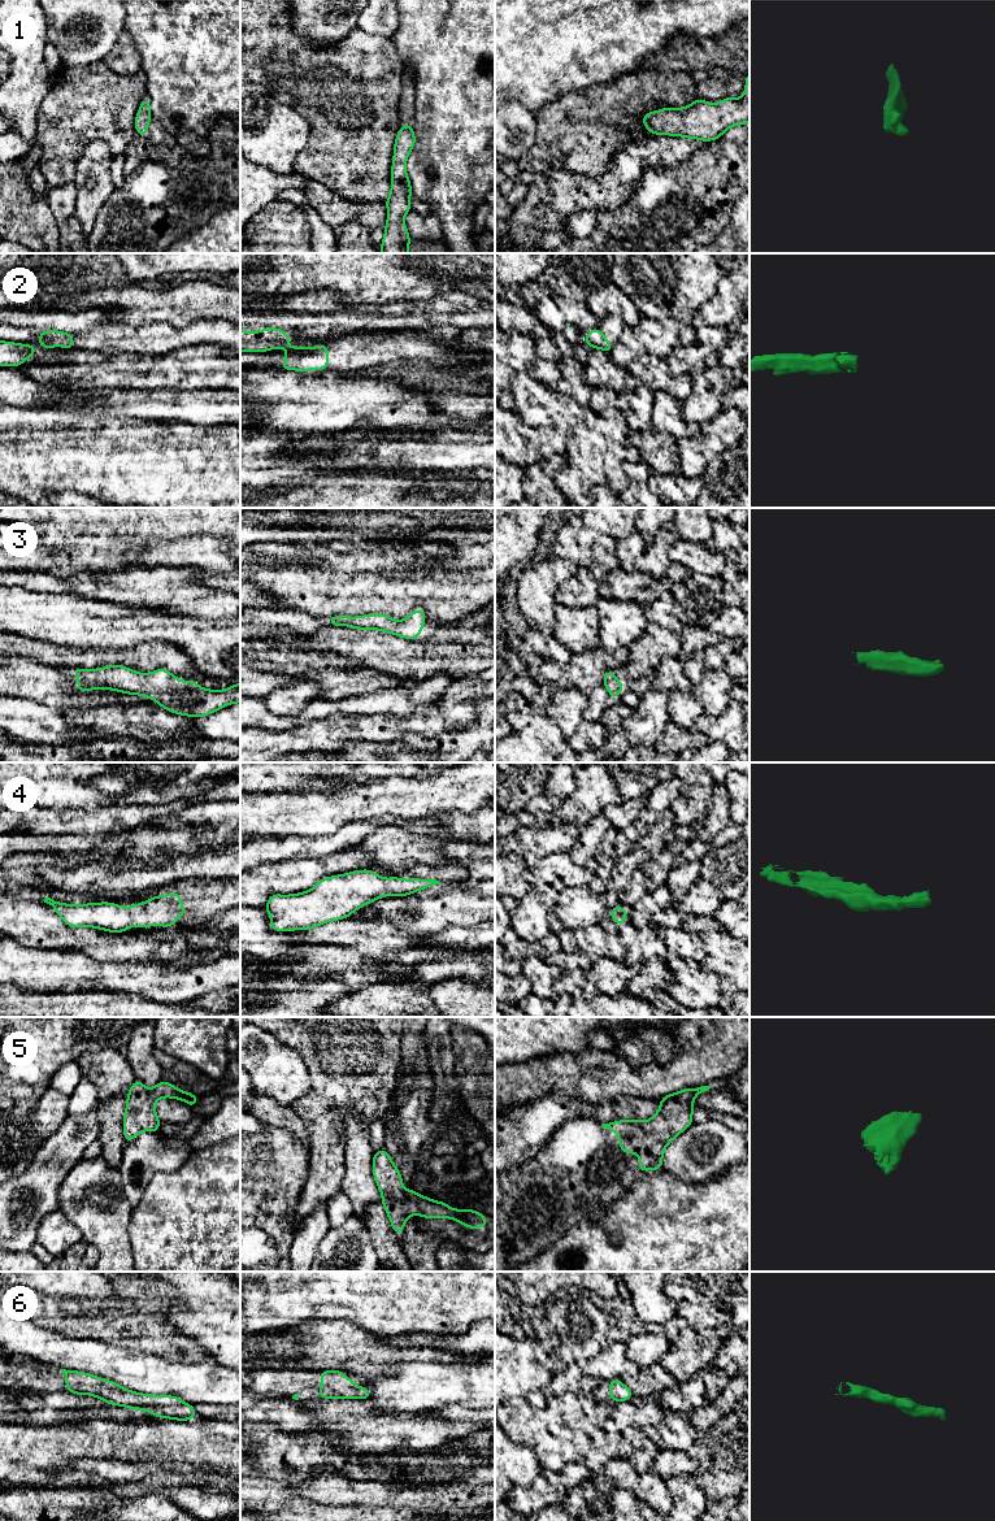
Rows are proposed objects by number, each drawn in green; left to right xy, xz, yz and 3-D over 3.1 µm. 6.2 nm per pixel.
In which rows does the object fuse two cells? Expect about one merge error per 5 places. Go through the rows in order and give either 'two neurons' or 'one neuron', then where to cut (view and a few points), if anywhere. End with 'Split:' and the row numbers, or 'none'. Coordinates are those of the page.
1: one neuron; no cut
2: two neurons; cut in xy along (40, 342), (51, 347)
3: one neuron; no cut
4: one neuron; no cut
5: one neuron; no cut
6: one neuron; no cut
Split: 2

